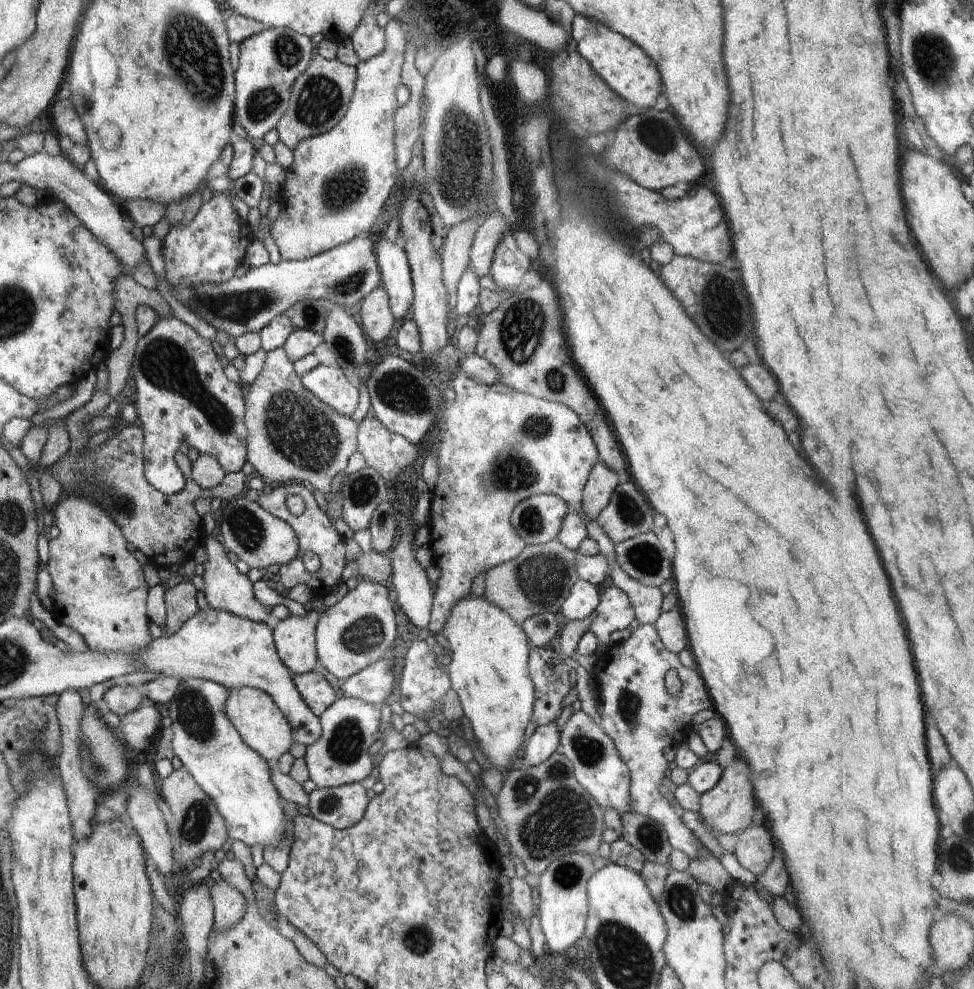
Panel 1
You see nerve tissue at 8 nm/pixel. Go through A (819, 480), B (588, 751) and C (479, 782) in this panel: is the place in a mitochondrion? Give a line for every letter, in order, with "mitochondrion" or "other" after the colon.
A: other
B: mitochondrion
C: other

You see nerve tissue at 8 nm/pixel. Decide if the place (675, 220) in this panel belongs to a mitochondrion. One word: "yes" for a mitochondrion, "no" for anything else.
no

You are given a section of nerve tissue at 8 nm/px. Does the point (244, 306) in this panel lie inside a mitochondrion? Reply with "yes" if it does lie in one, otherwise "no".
yes

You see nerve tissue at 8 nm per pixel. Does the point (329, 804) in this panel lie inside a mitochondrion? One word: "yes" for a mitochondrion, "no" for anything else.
yes

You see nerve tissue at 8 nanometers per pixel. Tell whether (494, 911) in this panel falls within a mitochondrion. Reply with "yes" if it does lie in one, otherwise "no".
no

